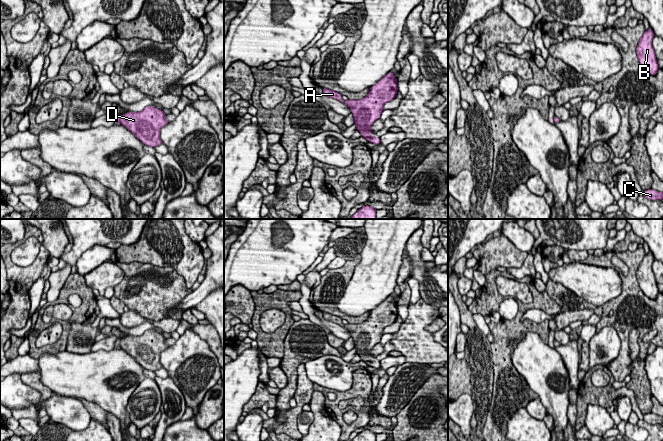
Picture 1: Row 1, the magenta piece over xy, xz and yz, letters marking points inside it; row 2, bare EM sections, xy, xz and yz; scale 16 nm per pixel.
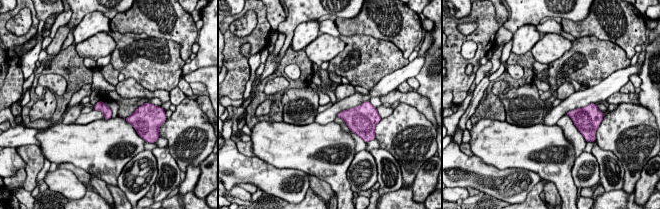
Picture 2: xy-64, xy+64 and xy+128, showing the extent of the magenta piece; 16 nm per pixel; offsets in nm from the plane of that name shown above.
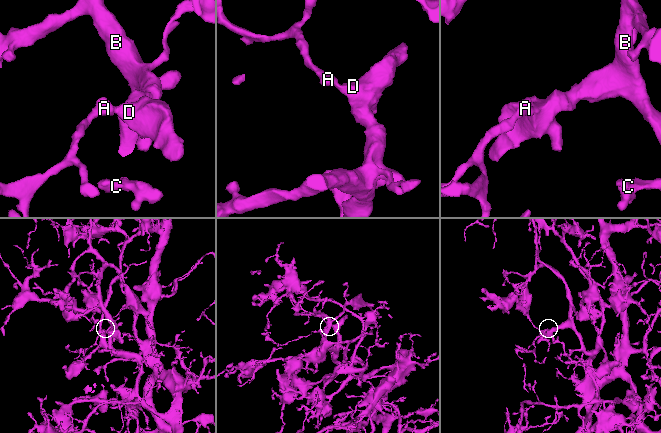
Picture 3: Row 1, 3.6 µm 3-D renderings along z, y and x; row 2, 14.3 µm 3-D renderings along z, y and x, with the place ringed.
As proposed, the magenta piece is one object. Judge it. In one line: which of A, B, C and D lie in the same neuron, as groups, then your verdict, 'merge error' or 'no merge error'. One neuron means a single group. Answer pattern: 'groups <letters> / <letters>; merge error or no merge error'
groups A B C D; no merge error

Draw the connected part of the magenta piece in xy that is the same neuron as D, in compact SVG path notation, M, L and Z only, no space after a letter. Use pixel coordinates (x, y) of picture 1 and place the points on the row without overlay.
M147 330L140 336L126 336L115 342L115 348L121 347L131 355L144 369L156 371L162 368L160 354L169 346L166 338L154 331Z

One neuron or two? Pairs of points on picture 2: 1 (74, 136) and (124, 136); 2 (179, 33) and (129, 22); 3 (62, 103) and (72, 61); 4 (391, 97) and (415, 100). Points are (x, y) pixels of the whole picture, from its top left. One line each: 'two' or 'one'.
1: one
2: one
3: one
4: one

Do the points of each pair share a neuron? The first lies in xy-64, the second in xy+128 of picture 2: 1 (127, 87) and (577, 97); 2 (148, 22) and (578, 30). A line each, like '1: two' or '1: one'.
1: two
2: one

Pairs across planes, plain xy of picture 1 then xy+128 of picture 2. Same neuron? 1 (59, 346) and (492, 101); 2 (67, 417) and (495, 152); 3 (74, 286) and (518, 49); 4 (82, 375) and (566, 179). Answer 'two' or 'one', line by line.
1: one
2: two
3: two
4: one

